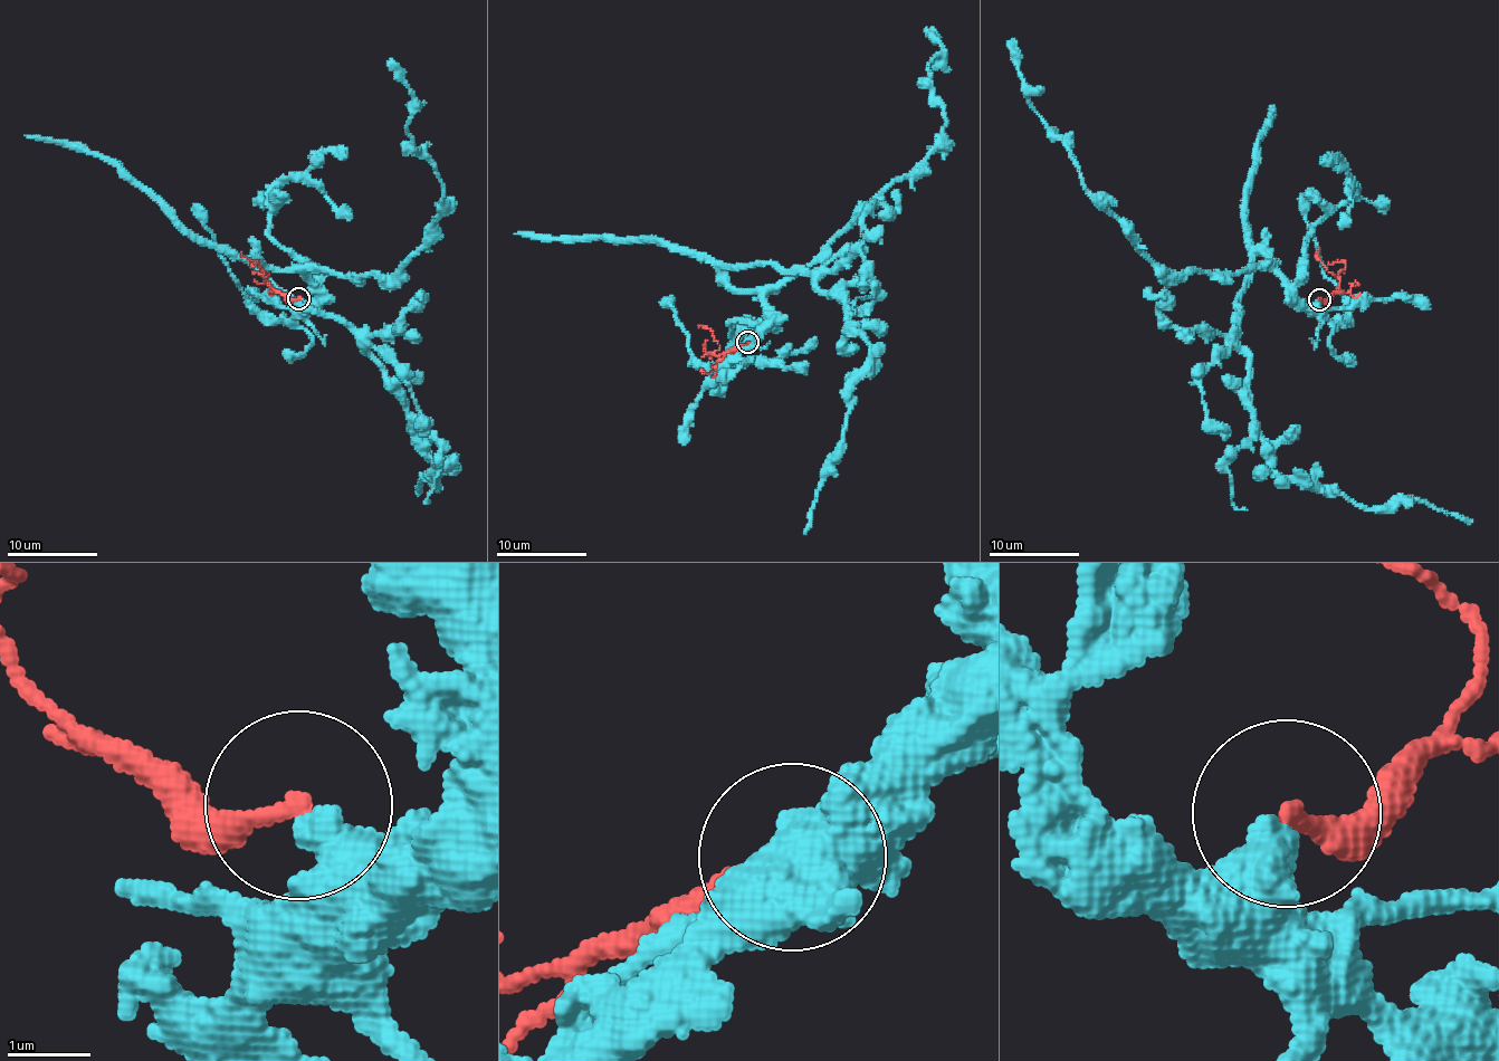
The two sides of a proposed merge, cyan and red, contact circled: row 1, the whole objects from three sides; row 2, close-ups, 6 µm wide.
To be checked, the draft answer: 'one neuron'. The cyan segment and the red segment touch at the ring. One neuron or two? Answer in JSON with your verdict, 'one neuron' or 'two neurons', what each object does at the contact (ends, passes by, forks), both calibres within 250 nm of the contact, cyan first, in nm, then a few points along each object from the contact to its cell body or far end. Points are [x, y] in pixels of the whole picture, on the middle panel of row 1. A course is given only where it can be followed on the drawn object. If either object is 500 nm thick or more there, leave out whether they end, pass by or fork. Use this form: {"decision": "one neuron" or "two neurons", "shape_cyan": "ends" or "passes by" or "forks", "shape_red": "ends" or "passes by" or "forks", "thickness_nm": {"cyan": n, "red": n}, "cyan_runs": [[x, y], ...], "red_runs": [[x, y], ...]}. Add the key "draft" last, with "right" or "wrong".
{"decision": "two neurons", "thickness_nm": {"cyan": 500, "red": 170}, "cyan_runs": [[746, 342], [770, 312], [722, 268], [761, 264], [811, 274], [869, 346], [804, 534]], "red_runs": [[746, 342], [716, 355], [719, 345], [714, 336], [708, 328], [698, 327]], "draft": "wrong"}

